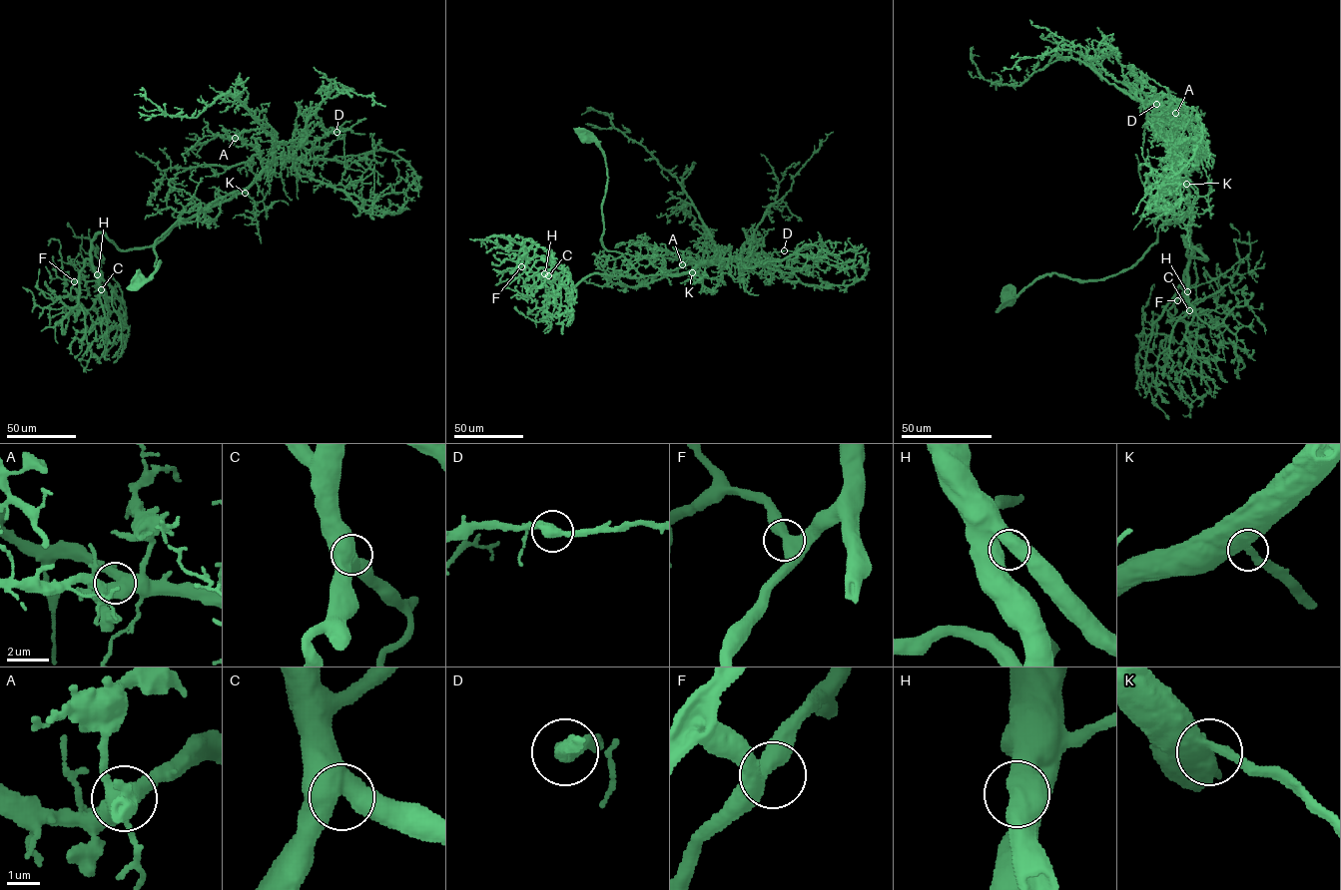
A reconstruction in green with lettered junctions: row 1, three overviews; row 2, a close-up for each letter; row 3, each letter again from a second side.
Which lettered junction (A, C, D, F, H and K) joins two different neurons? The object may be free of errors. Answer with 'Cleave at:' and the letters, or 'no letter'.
Cleave at: no letter

